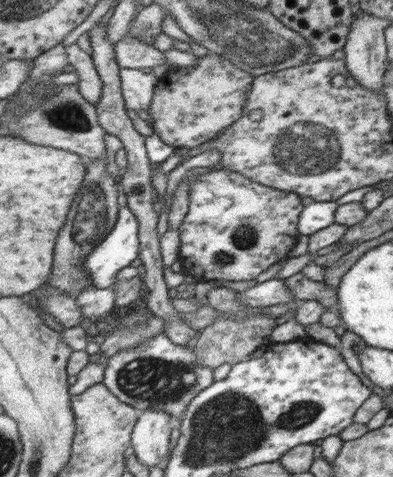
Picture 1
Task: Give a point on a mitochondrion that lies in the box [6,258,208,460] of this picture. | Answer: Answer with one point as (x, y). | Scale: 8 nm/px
(147, 380)

